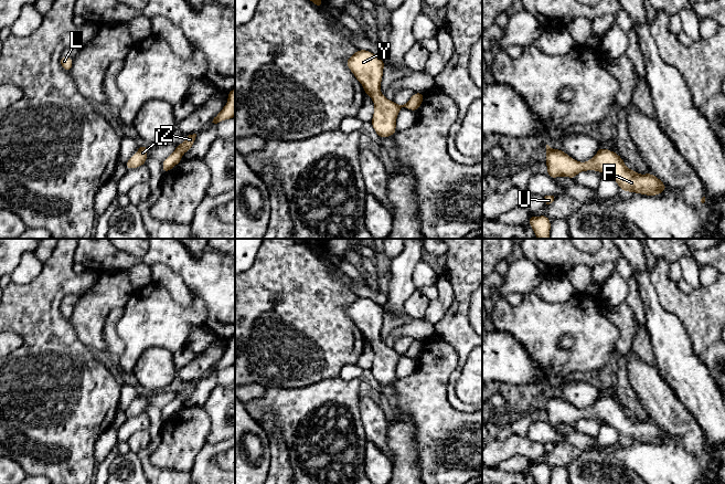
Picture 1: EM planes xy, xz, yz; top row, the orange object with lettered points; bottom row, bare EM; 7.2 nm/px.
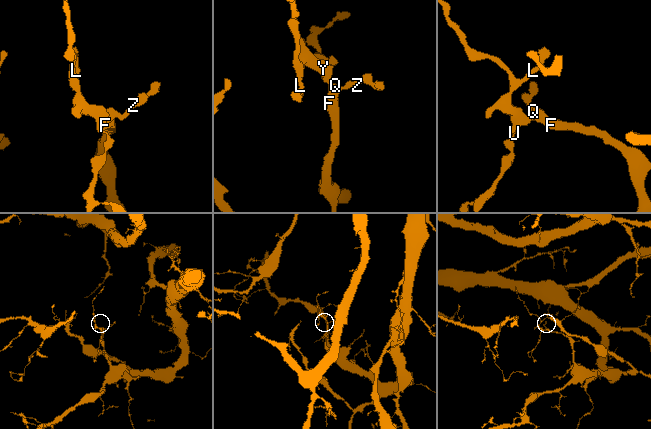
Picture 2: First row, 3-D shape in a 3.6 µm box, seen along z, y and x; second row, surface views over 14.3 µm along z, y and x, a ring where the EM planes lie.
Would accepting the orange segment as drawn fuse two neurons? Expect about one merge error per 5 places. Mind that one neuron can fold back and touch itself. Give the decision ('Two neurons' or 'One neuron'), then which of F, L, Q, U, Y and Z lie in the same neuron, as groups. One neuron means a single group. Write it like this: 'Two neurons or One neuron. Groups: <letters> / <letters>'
One neuron. Groups: F L Q U Y Z

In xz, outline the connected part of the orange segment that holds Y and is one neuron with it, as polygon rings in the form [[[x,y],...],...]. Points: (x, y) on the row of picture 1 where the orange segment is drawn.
[[[356,50],[346,60],[346,66],[362,84],[366,95],[373,99],[374,114],[371,124],[380,138],[386,138],[396,133],[396,117],[402,107],[416,112],[424,101],[424,92],[414,93],[404,105],[398,105],[383,96],[381,82],[384,60],[367,50]]]

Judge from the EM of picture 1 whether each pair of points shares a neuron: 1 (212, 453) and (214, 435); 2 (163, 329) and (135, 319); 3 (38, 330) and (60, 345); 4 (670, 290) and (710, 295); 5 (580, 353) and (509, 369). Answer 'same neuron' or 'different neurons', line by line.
1: different neurons
2: same neuron
3: same neuron
4: same neuron
5: different neurons

